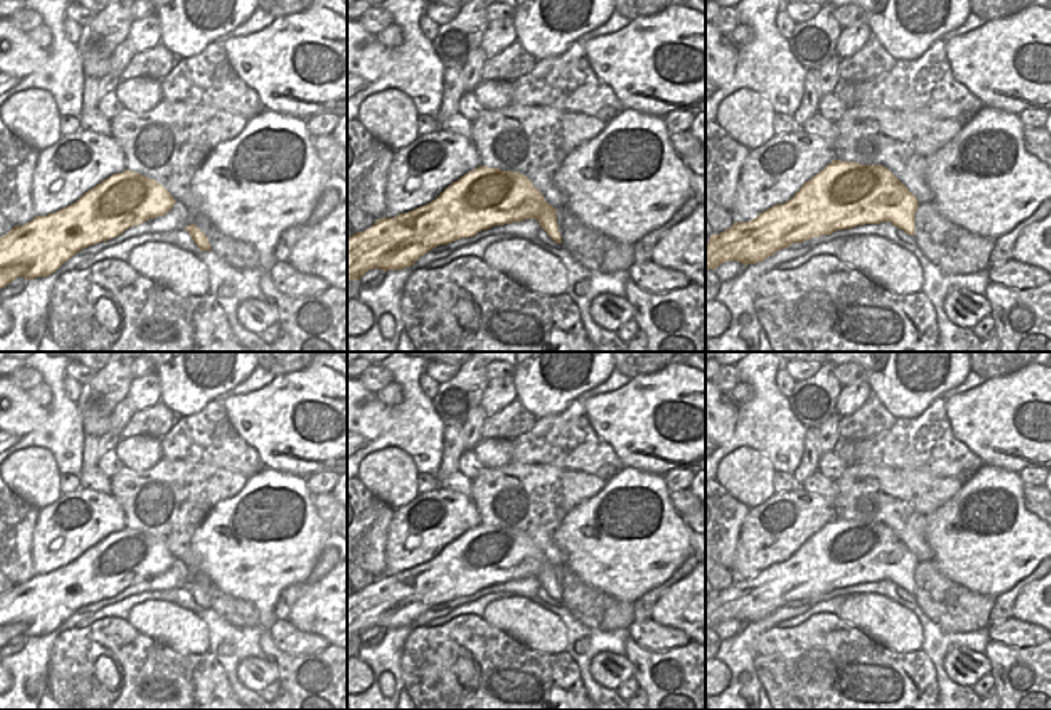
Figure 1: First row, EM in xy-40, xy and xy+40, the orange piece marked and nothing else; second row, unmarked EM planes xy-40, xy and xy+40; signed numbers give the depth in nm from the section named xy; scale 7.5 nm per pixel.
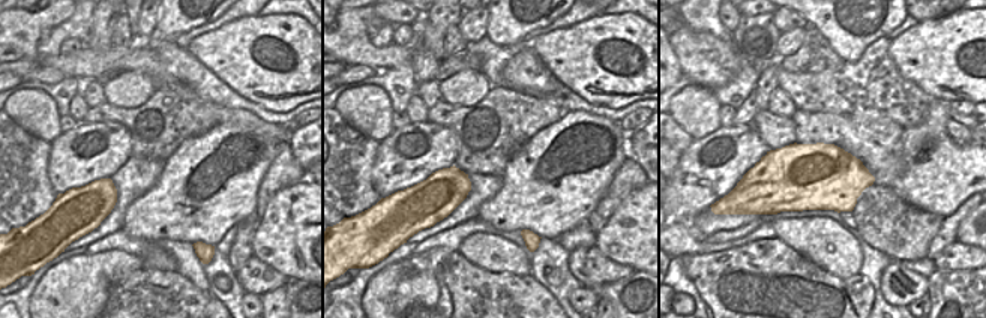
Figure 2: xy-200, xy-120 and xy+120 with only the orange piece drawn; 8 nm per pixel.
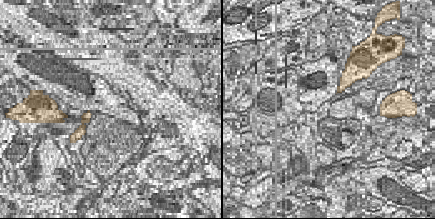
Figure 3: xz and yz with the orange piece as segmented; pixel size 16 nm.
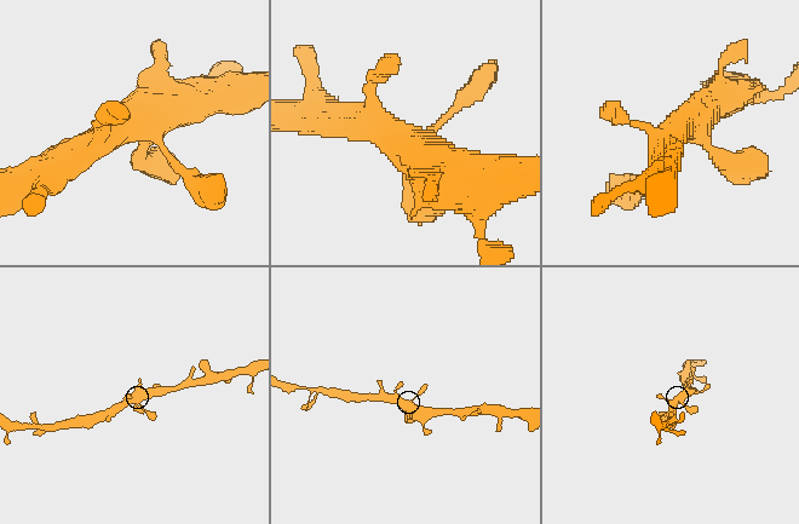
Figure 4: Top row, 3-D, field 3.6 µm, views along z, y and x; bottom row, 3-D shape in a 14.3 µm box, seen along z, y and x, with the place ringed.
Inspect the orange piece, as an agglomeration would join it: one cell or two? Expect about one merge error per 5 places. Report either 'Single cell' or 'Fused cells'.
Single cell.

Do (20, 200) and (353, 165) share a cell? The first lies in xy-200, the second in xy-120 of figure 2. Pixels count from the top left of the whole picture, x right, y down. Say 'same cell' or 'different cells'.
same cell

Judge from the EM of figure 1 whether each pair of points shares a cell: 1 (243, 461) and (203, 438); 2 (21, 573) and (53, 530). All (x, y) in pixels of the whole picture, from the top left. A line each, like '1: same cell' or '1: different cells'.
1: same cell
2: different cells

